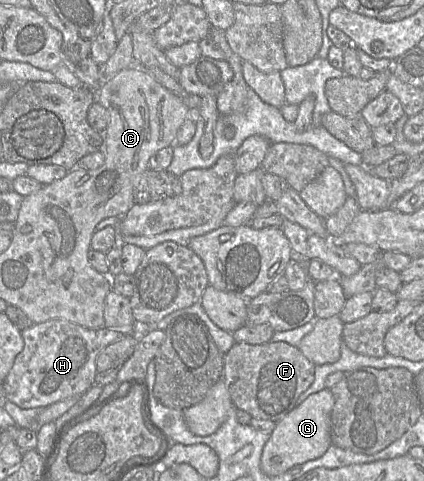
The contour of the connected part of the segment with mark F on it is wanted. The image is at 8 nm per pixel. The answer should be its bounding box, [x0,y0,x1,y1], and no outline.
[223,341,315,423]

